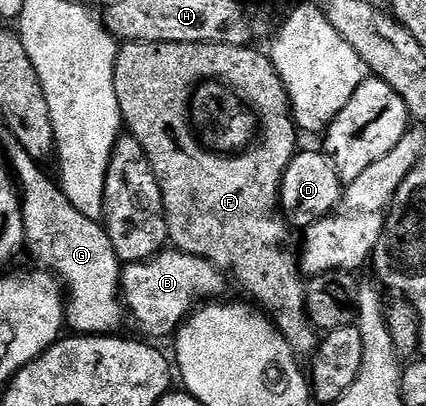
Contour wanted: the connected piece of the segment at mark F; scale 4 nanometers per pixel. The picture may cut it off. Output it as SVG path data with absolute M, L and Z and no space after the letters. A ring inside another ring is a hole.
M123 43L119 47L114 67L116 102L122 111L125 131L134 136L140 146L144 146L144 154L148 154L152 174L156 174L156 182L160 182L160 194L164 198L164 214L170 235L169 243L177 251L212 262L223 273L229 274L232 280L234 275L235 282L251 296L249 299L265 309L295 356L310 358L319 346L320 332L306 314L308 284L300 271L300 260L295 249L293 252L286 245L292 228L280 207L282 179L292 158L299 151L300 132L292 115L290 96L282 85L276 66L265 51L257 52L256 49L254 46L241 48L227 44ZM203 82L238 84L242 91L241 99L252 106L260 121L262 144L255 143L241 152L223 154L202 143L195 129L194 132L190 129L190 111L192 97L198 85Z

